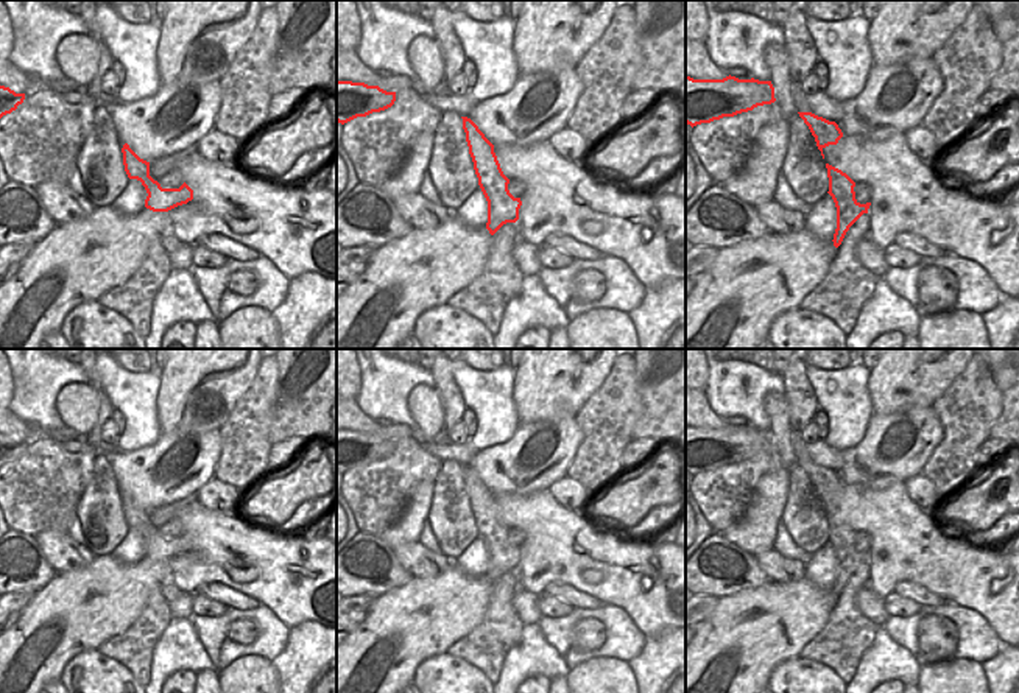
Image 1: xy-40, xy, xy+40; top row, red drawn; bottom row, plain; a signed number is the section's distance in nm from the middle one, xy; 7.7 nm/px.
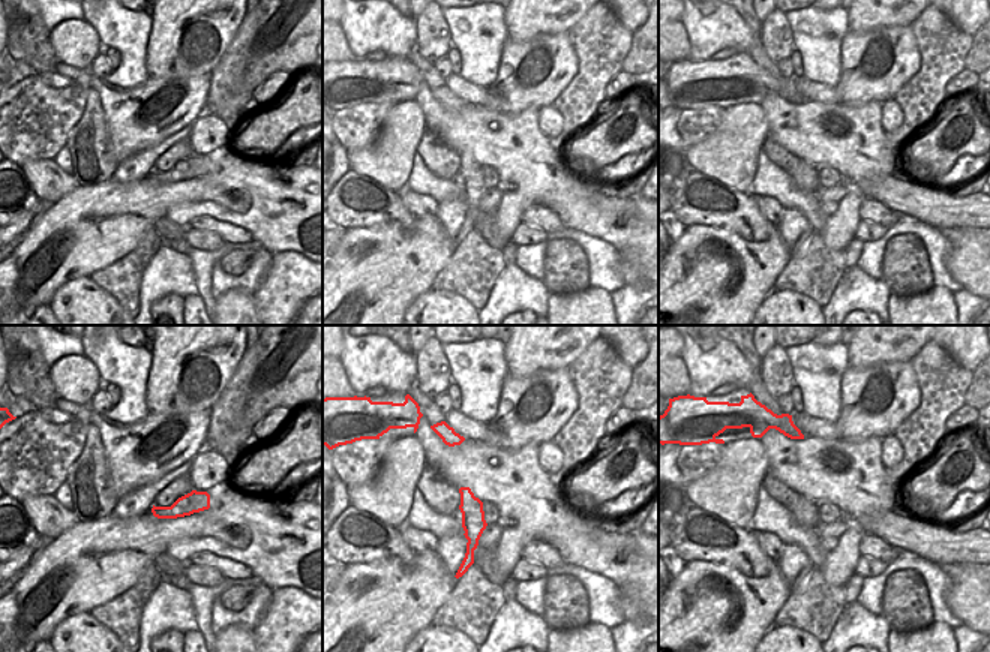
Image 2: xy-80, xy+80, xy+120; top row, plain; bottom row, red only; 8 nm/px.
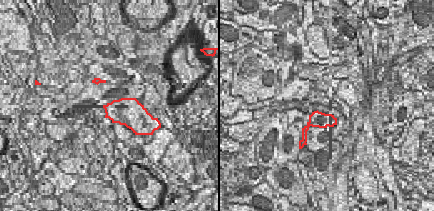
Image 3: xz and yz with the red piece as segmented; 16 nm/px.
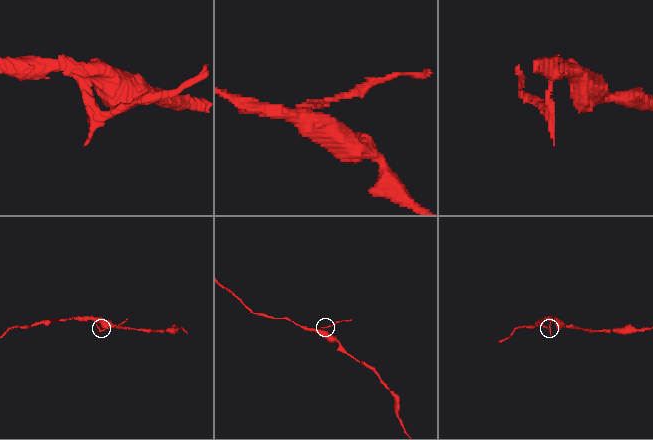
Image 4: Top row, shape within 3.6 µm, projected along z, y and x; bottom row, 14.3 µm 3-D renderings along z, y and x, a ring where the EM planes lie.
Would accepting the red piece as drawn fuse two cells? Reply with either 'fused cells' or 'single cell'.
fused cells

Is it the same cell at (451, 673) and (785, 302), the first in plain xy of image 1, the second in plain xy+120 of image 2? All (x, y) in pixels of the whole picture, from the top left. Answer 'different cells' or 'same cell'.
same cell

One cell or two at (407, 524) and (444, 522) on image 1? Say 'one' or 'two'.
two

